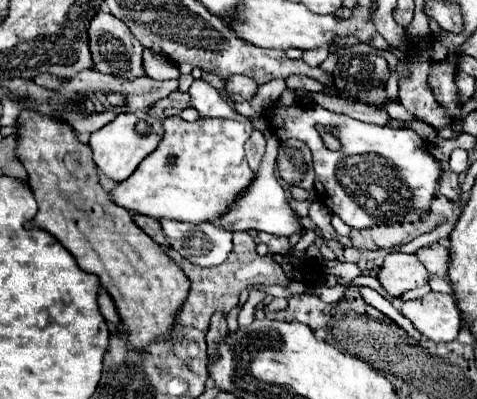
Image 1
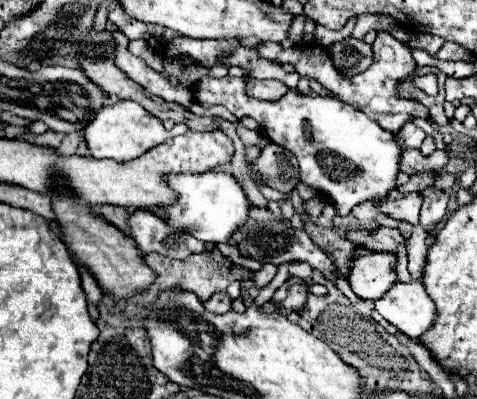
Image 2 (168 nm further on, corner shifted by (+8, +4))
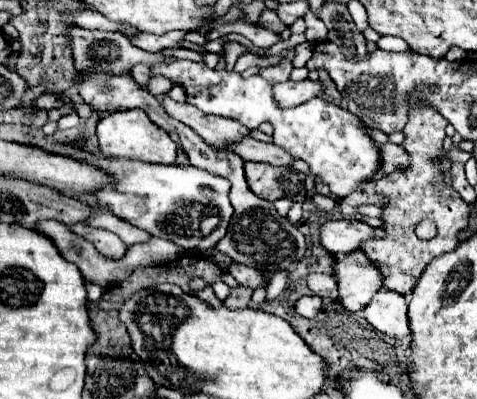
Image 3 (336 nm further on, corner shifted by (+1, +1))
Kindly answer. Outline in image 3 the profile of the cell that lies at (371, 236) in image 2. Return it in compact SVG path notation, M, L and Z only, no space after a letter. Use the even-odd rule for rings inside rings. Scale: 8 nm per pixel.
M331 220L321 226L321 244L333 254L351 254L359 250L359 244L373 238L383 238L383 228L373 228L359 220Z

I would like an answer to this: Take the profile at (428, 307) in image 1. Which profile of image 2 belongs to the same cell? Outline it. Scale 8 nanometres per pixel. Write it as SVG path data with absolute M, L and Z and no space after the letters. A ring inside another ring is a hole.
M398 279L384 297L374 301L374 309L400 333L412 339L418 339L436 319L436 307L428 293L424 293L424 285L416 279L406 283Z

